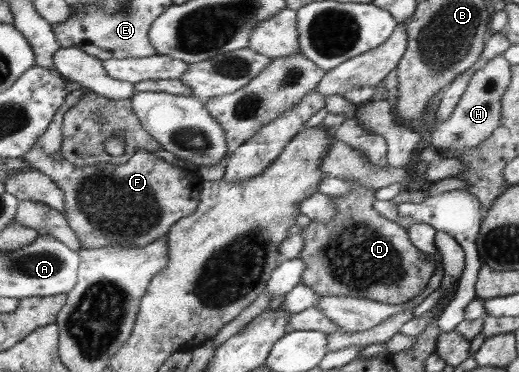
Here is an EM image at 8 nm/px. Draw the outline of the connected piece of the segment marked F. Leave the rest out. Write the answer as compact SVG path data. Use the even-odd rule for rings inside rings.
M79 88L68 93L48 128L22 158L26 164L49 176L60 187L66 202L63 215L83 248L145 248L162 236L167 236L180 218L196 210L204 180L198 171L178 168L144 149L136 149L130 160L119 165L94 163L80 167L64 160L60 154L64 115L78 104L82 96L83 92Z

